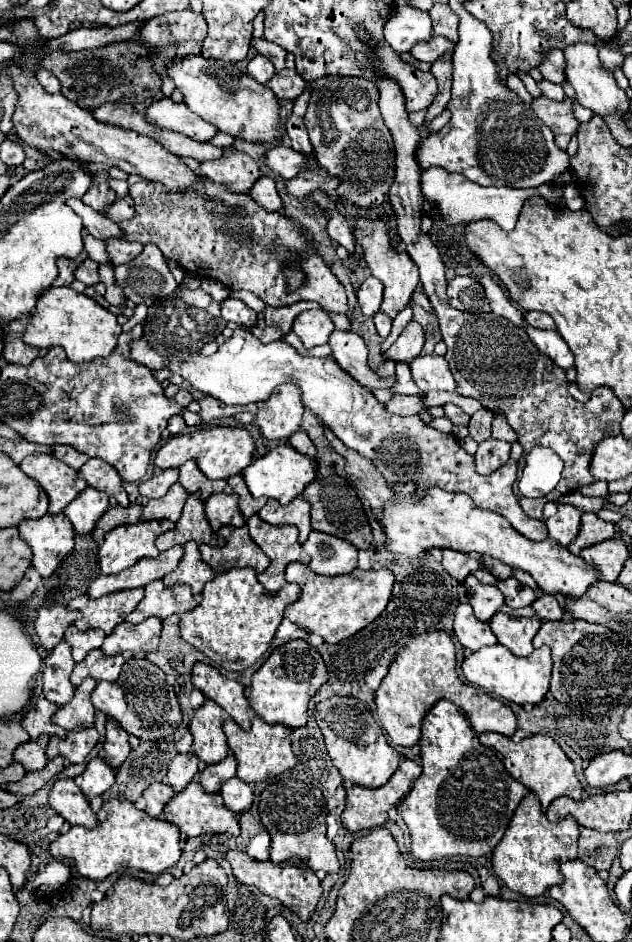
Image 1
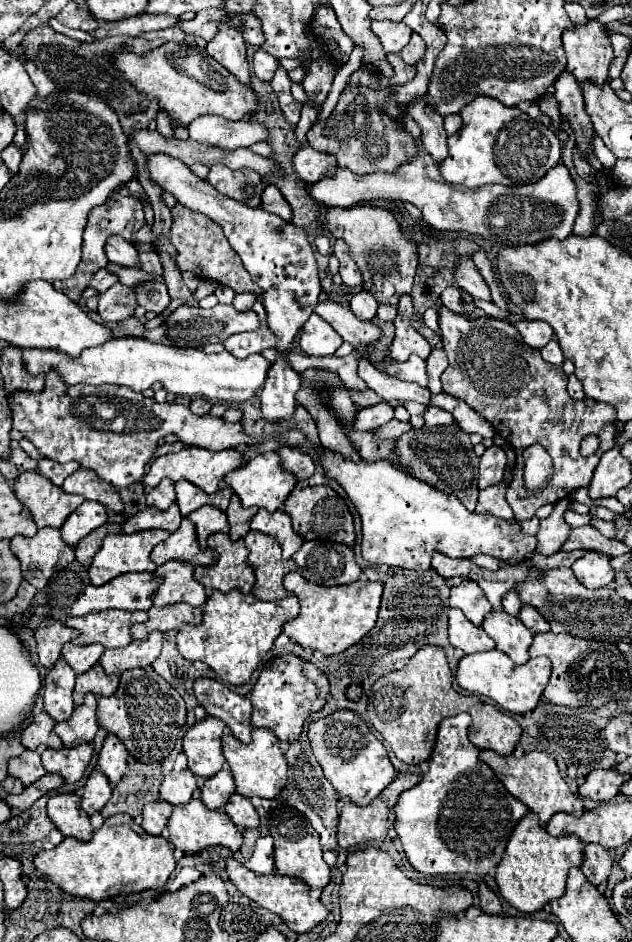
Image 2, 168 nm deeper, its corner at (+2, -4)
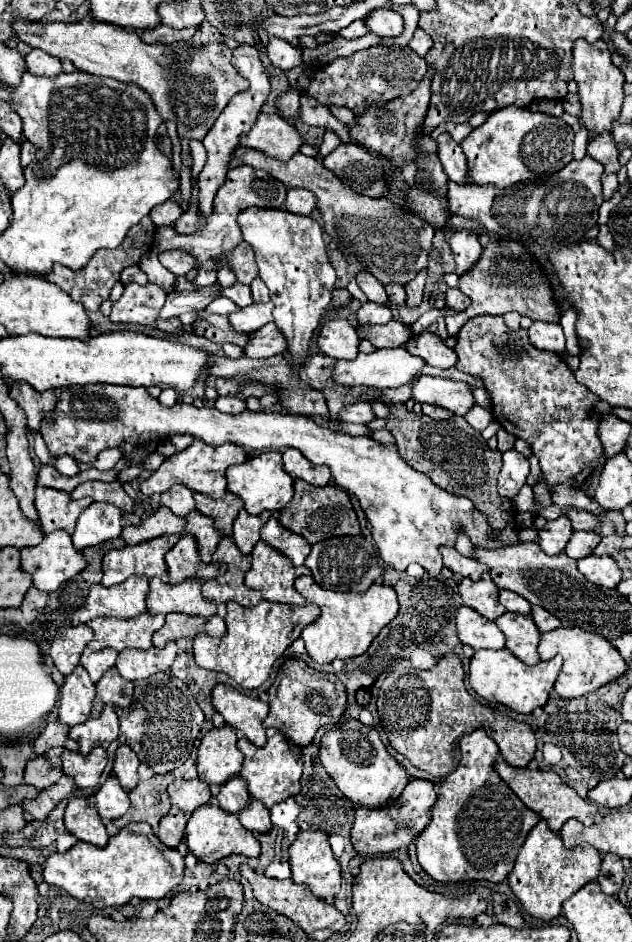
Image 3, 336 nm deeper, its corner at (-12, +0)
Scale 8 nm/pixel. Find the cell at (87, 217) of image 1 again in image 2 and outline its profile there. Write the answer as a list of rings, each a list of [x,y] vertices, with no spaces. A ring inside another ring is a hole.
[[[121,236],[109,238],[107,244],[105,244],[105,252],[107,252],[107,258],[113,264],[119,264],[119,266],[125,266],[125,268],[139,268],[139,264],[141,264],[141,262],[137,262],[135,246],[125,242]]]

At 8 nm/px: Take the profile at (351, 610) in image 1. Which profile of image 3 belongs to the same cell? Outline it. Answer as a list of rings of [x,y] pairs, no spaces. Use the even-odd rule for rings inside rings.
[[[299,576],[295,580],[295,588],[309,602],[319,604],[321,608],[321,616],[301,632],[309,656],[319,664],[333,662],[335,658],[345,660],[363,654],[373,638],[381,632],[381,628],[387,626],[397,614],[397,594],[387,584],[375,582],[365,592],[331,592],[313,582],[311,576]]]

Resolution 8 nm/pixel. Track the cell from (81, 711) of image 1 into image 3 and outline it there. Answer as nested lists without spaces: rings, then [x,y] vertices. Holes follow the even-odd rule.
[[[103,706],[99,718],[89,718],[83,724],[77,724],[69,730],[69,736],[79,744],[79,752],[87,754],[95,746],[107,748],[119,736],[119,718],[113,706]]]

